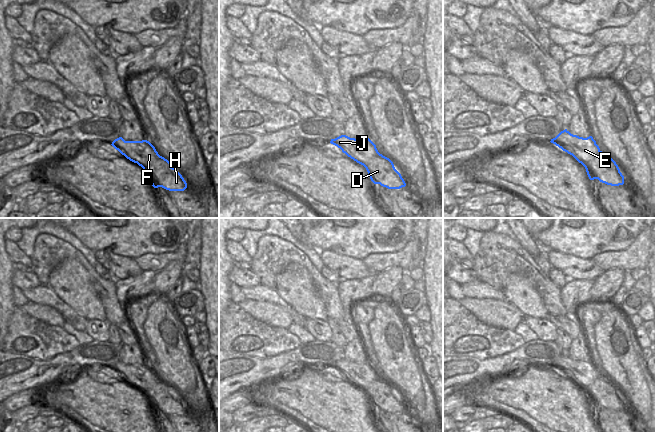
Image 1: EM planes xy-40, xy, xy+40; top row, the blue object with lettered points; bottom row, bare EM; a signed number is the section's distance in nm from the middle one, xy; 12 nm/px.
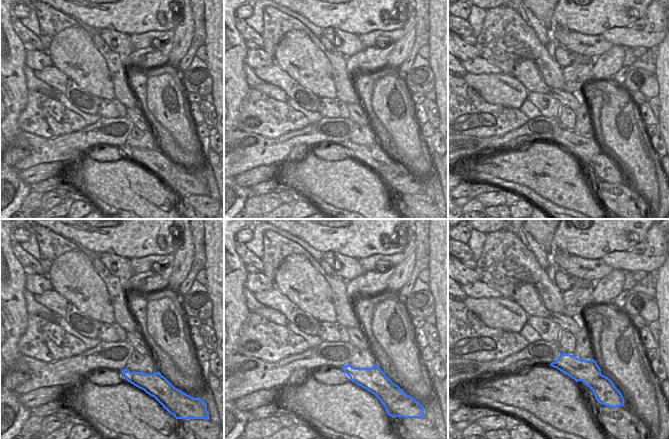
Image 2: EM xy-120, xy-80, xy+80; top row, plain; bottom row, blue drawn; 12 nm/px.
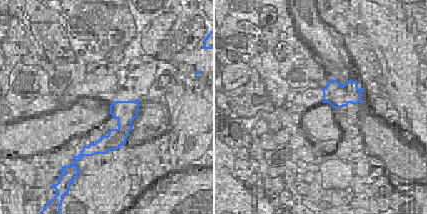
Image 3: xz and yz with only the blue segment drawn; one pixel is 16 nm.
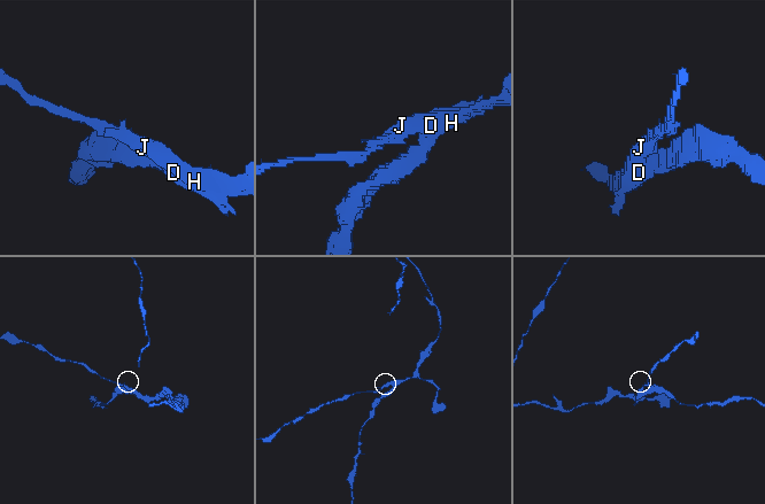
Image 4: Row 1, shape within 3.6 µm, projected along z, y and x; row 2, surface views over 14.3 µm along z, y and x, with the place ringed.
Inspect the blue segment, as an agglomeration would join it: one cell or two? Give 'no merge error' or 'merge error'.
merge error

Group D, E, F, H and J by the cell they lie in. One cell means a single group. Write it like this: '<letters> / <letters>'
D H / E F J

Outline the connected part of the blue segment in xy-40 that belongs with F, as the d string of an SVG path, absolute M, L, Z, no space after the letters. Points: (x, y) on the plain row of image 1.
M119 361L111 369L127 383L141 391L153 388L159 380L155 371L147 364L125 365Z

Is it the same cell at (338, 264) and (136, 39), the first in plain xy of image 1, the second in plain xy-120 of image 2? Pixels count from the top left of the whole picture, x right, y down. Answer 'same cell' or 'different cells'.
different cells

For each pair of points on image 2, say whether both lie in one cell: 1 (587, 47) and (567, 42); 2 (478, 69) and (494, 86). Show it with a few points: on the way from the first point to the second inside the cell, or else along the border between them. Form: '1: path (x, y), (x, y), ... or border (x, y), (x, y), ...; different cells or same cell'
1: path (582, 44), (572, 42); same cell
2: border (467, 72), (474, 74), (502, 73); different cells

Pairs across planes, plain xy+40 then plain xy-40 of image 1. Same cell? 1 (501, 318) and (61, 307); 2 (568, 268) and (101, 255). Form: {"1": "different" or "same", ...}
{"1": "different", "2": "same"}

